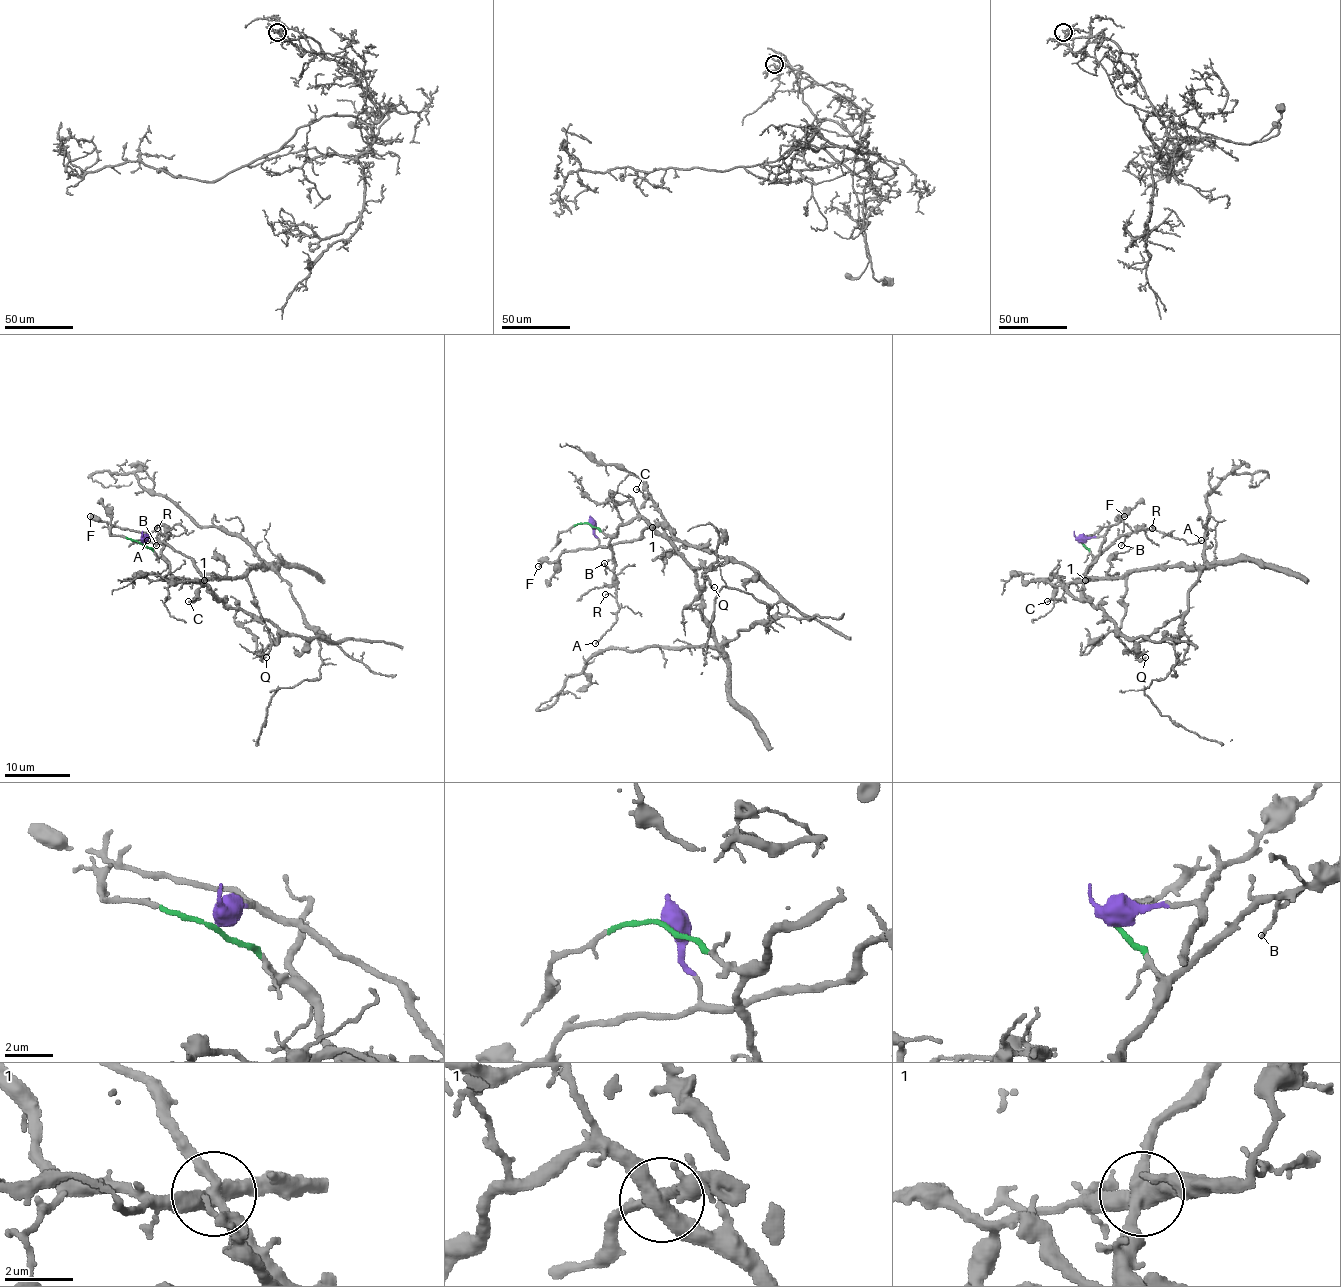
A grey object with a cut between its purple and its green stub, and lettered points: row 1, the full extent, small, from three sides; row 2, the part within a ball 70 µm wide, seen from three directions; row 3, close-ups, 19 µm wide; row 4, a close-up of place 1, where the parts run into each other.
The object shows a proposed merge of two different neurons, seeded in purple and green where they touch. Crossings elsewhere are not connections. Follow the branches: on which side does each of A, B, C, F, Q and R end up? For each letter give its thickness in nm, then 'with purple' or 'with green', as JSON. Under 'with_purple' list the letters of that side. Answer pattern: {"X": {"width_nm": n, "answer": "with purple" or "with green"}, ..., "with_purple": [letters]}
{"A": {"width_nm": 140, "answer": "with green"}, "B": {"width_nm": 110, "answer": "with green"}, "C": {"width_nm": 110, "answer": "with purple"}, "F": {"width_nm": 320, "answer": "with purple"}, "Q": {"width_nm": 160, "answer": "with purple"}, "R": {"width_nm": 110, "answer": "with green"}, "with_purple": ["C", "F", "Q"]}

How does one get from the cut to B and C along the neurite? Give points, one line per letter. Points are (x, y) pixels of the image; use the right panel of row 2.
B: (1082, 542), (1095, 557), (1128, 534), (1121, 545)
C: (1082, 542), (1091, 537), (1105, 540), (1100, 555), (1088, 567), (1082, 595), (1073, 598), (1057, 586), (1047, 601)

